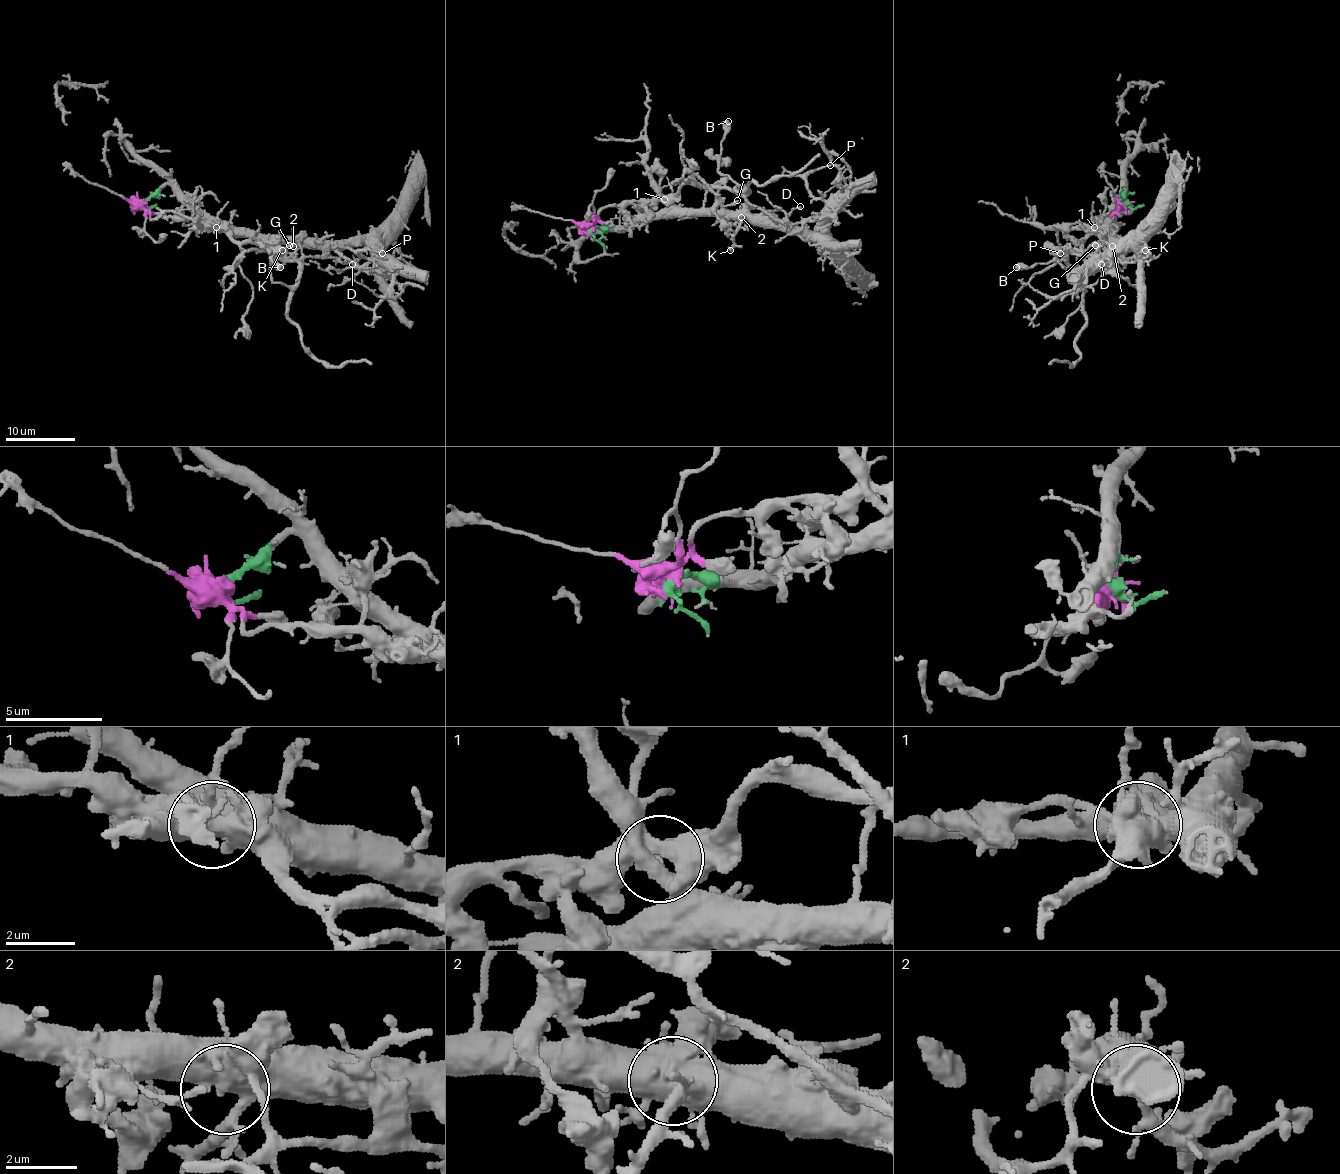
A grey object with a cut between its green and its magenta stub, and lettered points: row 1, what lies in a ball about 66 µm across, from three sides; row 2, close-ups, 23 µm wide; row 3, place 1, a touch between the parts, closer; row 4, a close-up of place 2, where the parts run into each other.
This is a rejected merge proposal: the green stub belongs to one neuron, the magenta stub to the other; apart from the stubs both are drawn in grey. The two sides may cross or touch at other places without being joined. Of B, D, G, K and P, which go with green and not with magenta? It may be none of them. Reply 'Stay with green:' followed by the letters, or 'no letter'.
Stay with green: D, G, K, P

